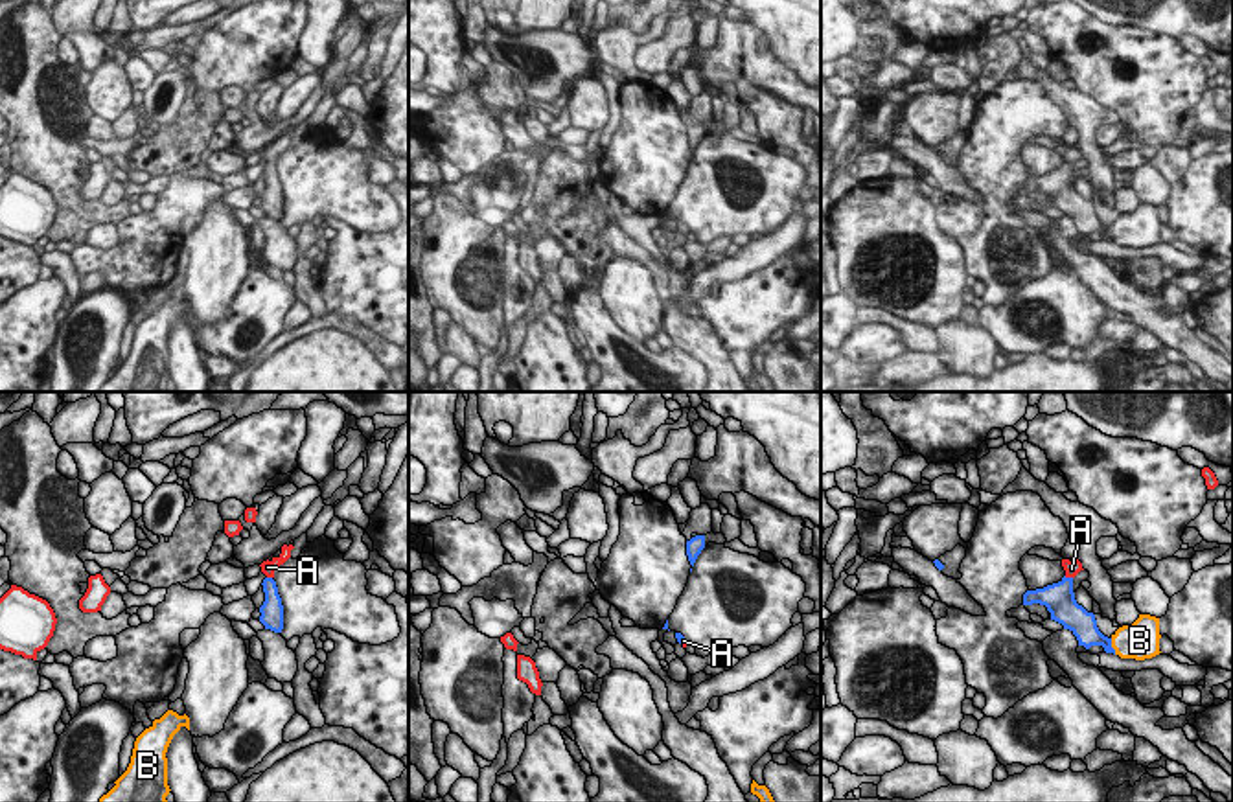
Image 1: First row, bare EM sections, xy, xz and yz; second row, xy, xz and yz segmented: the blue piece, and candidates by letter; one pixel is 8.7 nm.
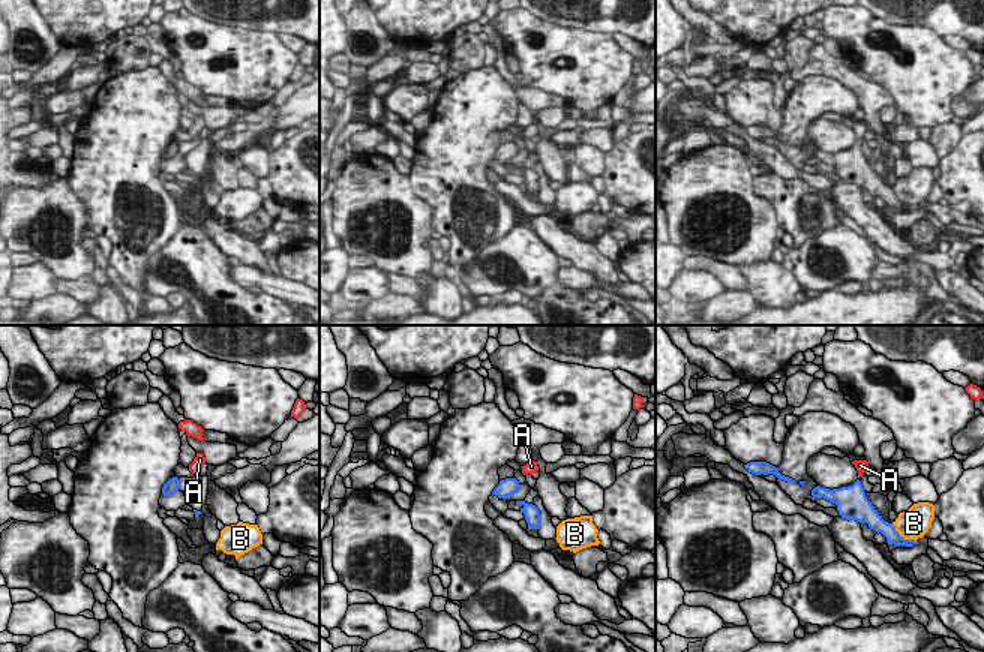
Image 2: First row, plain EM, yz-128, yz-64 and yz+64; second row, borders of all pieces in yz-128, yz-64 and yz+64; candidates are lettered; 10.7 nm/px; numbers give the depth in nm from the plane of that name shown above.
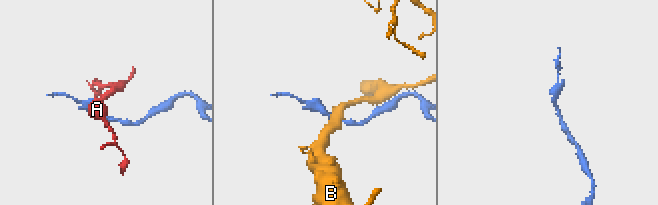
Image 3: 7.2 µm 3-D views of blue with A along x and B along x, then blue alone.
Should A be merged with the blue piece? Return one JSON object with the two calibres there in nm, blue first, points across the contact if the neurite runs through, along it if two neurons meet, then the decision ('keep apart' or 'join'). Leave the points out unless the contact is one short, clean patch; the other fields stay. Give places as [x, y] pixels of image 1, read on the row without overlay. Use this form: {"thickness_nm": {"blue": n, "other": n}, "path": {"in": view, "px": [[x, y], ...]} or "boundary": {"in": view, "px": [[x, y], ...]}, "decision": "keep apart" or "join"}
{"thickness_nm": {"blue": 280, "other": 130}, "path": {"in": "yz", "px": [[1059, 186], [1068, 166], [1071, 157]]}, "decision": "join"}

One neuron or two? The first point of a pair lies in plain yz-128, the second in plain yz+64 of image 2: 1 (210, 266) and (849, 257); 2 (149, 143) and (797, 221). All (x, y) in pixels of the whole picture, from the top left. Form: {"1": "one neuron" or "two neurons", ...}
{"1": "one neuron", "2": "one neuron"}

